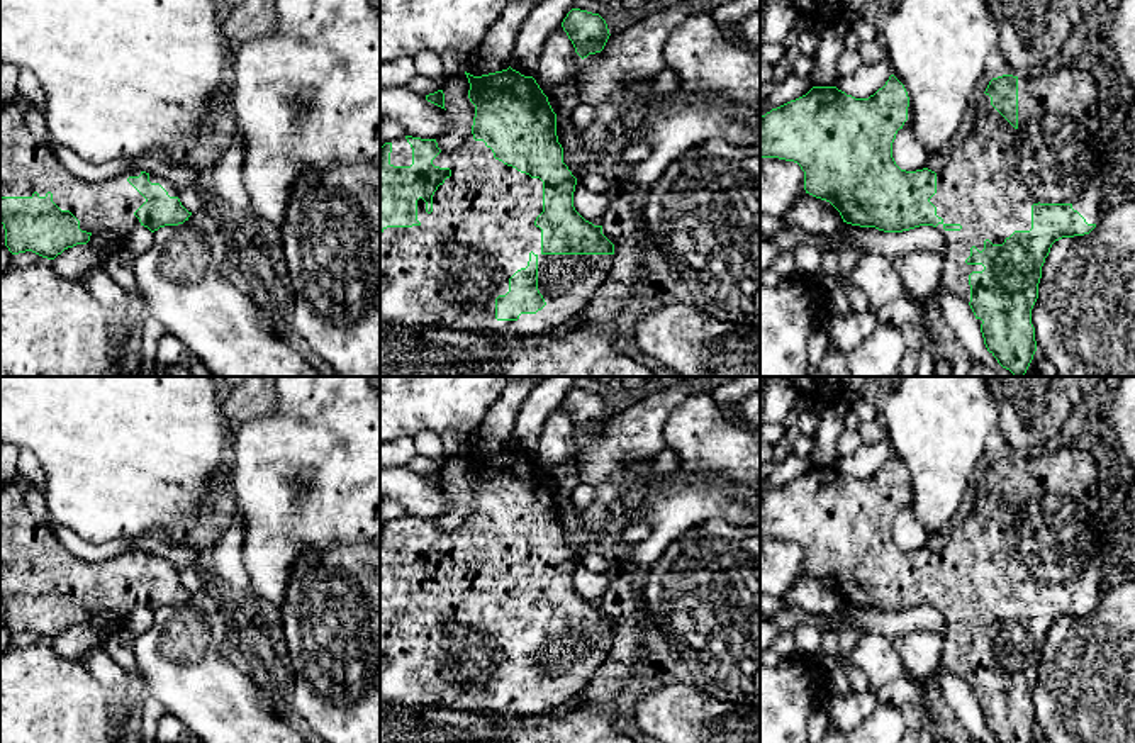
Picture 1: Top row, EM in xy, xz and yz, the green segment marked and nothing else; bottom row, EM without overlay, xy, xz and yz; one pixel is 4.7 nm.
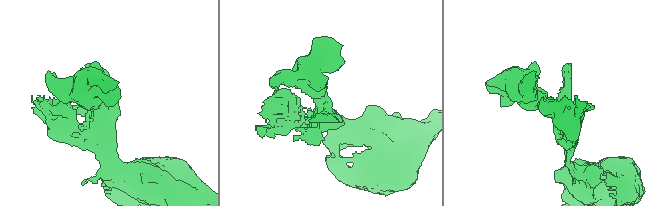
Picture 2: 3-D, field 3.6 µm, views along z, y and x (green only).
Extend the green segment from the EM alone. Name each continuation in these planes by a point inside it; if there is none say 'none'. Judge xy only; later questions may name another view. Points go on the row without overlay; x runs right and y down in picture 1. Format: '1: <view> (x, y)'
1: xy (26, 545)

